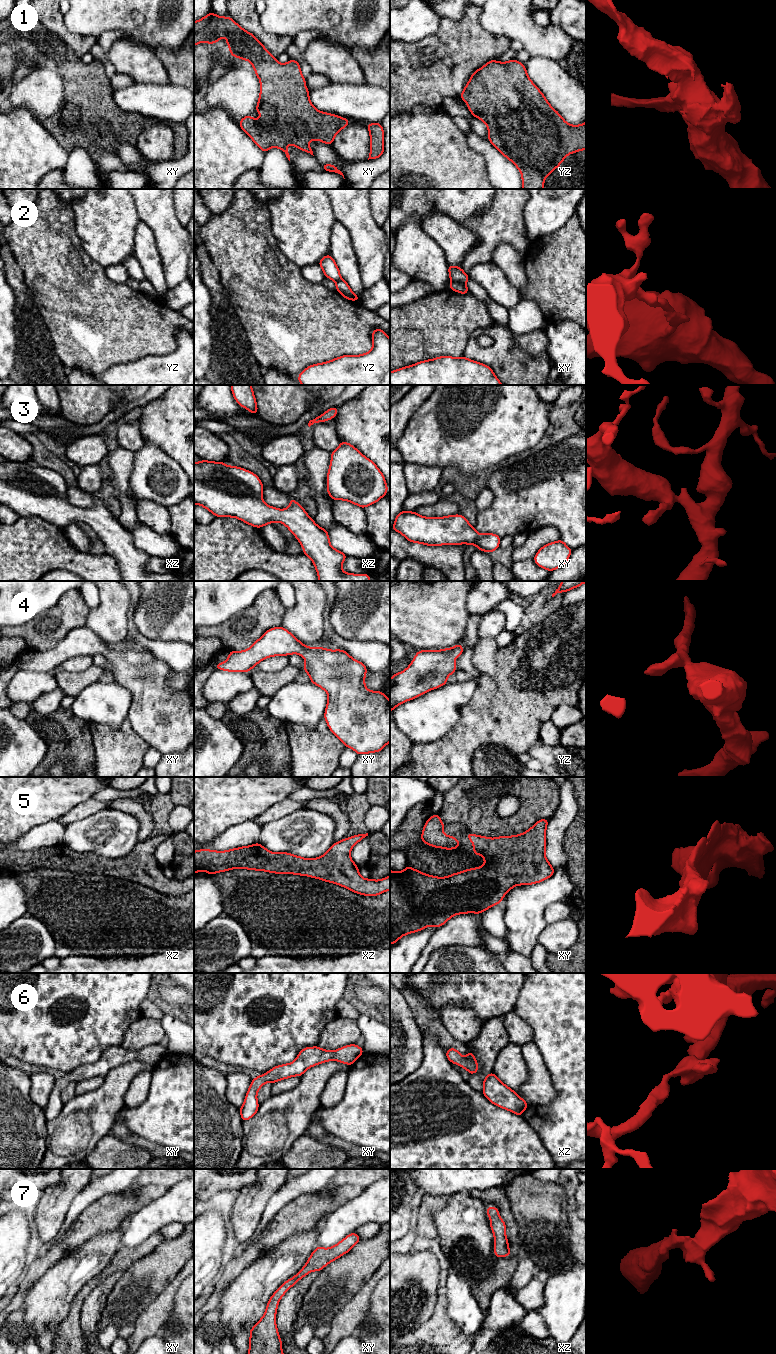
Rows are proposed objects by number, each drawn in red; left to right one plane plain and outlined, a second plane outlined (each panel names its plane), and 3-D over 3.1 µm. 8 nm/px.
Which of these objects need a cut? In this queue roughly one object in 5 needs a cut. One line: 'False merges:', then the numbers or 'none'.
False merges: 2

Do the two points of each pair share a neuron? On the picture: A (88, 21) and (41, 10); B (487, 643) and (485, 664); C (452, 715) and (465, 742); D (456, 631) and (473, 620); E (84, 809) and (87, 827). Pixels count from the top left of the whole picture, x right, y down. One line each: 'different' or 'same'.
A: different
B: same
C: different
D: different
E: different

